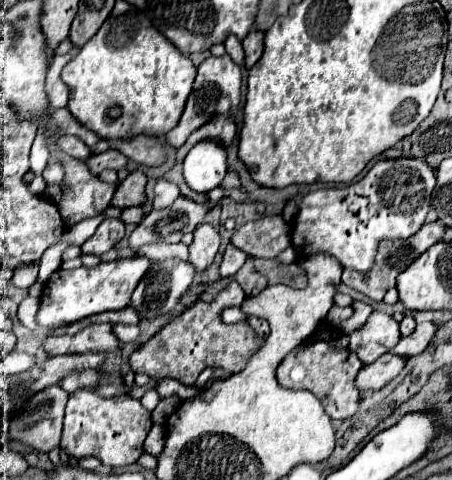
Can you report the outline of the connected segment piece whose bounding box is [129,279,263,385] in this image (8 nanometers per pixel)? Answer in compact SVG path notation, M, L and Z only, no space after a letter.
M233 279L215 295L213 301L197 301L131 355L131 369L135 373L145 373L151 379L171 377L183 385L195 385L205 367L221 367L229 373L239 373L245 361L263 345L263 339L257 339L247 323L223 323L221 313L227 307L241 307L245 297L245 291Z

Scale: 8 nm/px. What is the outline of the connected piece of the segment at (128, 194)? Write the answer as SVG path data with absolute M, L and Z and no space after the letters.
M133 171L115 191L111 205L115 207L133 207L133 205L143 205L147 201L145 195L145 185L147 185L147 177L143 171Z

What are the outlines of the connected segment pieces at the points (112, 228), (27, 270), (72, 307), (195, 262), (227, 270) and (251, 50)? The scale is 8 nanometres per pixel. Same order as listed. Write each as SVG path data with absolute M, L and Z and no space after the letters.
M105 219L95 235L91 235L83 245L81 245L81 251L83 253L89 253L89 255L103 255L107 253L109 249L113 249L125 235L125 223L121 219Z
M37 263L31 265L21 265L13 271L11 285L15 287L31 287L37 281Z
M135 255L129 259L115 259L101 263L97 267L79 267L73 271L59 269L51 275L51 279L45 285L45 291L41 295L41 309L37 315L37 323L41 327L57 327L57 325L69 325L83 317L105 313L105 311L121 311L129 305L131 293L135 291L137 283L143 279L143 275L151 267L151 259Z
M203 223L193 231L193 243L189 245L189 263L195 271L205 271L219 249L219 235L213 225Z
M227 245L225 253L223 253L223 263L221 263L221 269L219 269L221 277L233 277L241 269L245 259L247 259L247 253L239 251L233 245Z
M251 31L243 39L243 49L245 49L245 67L251 69L263 53L263 33L261 31Z

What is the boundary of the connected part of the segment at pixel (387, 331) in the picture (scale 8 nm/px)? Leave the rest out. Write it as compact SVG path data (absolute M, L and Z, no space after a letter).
M375 311L361 329L351 333L349 347L359 355L363 365L367 365L393 349L399 339L399 323L391 315Z

